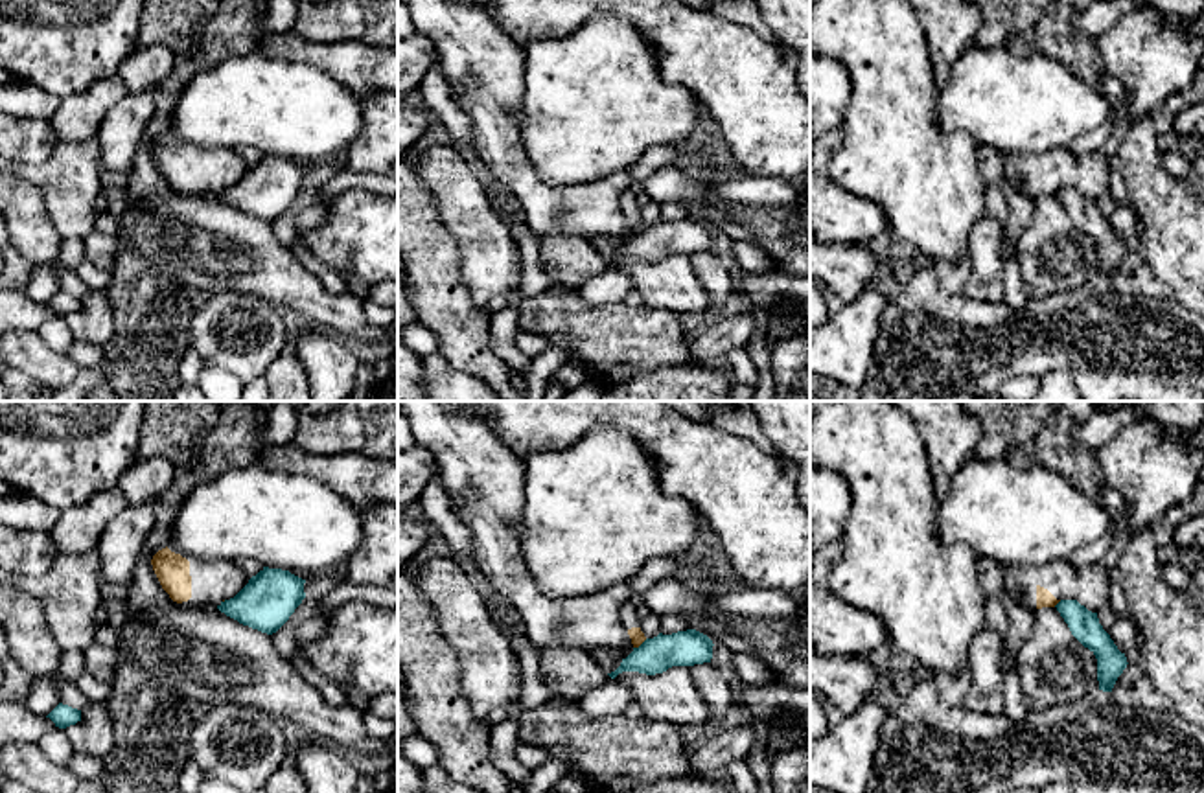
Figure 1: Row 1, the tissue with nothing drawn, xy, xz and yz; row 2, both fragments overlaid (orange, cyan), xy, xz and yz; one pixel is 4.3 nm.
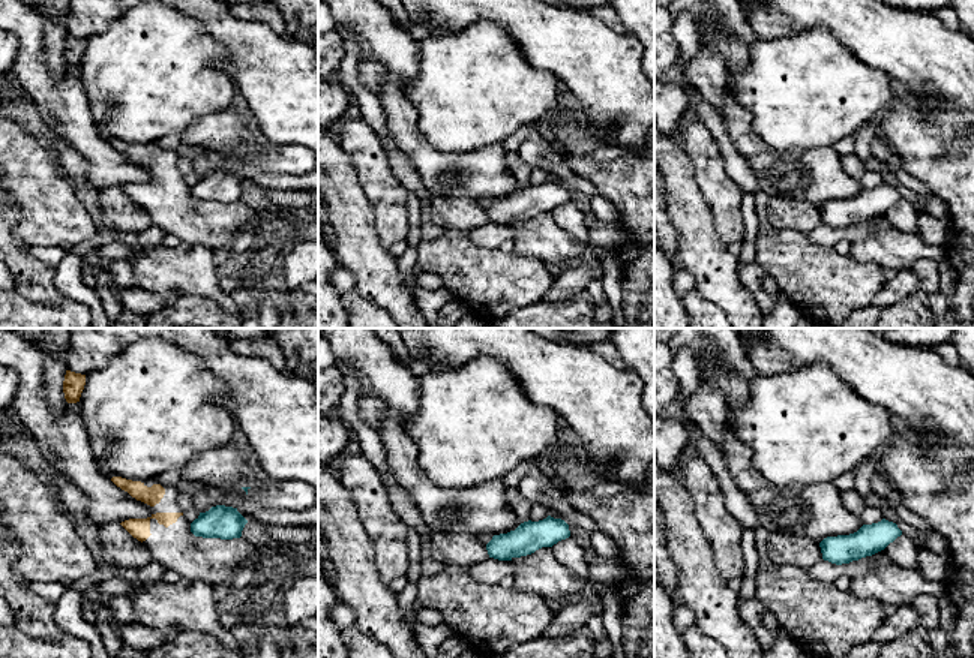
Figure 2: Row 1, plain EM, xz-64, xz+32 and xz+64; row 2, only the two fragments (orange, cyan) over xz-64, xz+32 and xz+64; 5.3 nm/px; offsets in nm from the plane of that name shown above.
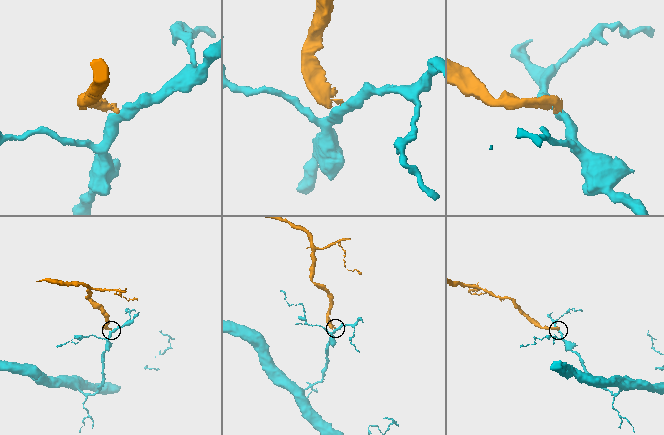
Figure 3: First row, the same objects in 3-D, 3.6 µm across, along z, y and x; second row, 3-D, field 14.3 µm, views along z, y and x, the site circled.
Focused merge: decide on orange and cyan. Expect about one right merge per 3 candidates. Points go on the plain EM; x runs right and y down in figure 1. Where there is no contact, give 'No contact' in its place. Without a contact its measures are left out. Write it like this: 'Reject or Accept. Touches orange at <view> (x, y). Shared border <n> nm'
Reject. Touches orange at xz (639, 232). Shared border 80 nm

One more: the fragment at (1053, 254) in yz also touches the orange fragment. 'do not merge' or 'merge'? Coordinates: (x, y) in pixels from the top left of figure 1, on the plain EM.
do not merge

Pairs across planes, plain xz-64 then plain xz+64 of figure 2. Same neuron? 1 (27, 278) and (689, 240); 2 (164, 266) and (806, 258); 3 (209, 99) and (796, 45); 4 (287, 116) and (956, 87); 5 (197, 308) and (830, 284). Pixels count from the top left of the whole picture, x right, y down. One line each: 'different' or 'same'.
1: same
2: same
3: same
4: same
5: different

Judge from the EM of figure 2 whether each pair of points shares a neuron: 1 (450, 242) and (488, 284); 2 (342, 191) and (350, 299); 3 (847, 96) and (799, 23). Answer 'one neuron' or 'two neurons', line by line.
1: one neuron
2: two neurons
3: two neurons

